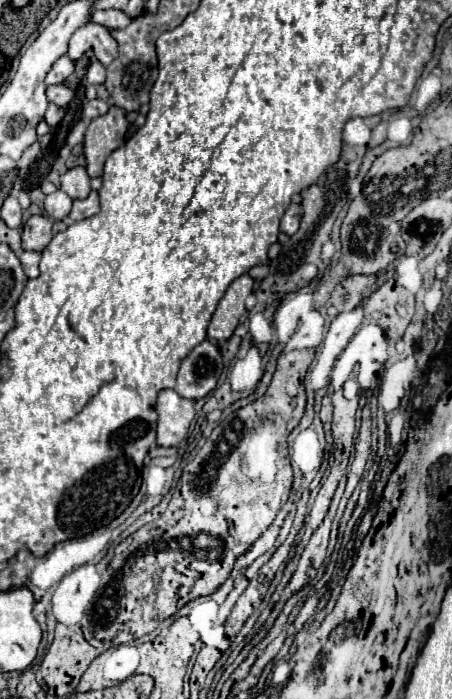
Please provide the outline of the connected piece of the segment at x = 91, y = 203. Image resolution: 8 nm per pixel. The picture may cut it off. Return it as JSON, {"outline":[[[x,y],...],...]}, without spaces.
{"outline":[[[92,190],[88,198],[84,198],[84,200],[74,200],[70,218],[72,218],[72,220],[84,220],[84,218],[94,216],[96,212],[100,212],[100,200],[98,200],[98,192]]]}

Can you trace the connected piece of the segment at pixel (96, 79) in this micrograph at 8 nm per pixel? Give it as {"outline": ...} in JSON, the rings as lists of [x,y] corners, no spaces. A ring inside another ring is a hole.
{"outline":[[[94,60],[86,72],[86,78],[90,84],[102,84],[106,78],[106,68],[98,60]]]}

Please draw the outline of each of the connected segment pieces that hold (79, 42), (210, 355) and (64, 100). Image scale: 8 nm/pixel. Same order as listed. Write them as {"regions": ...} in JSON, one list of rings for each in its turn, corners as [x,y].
{"regions":[[[[88,22],[84,26],[80,26],[74,36],[70,38],[70,46],[68,46],[68,56],[72,60],[78,60],[86,50],[94,50],[96,58],[108,66],[116,56],[118,56],[118,44],[112,38],[112,30],[96,24],[96,22]]],[[[204,340],[182,360],[174,390],[188,400],[204,398],[218,384],[222,368],[224,362],[218,344]]],[[[64,84],[48,86],[46,94],[48,94],[48,100],[54,102],[54,104],[58,104],[58,106],[66,106],[72,100],[72,96],[74,96],[74,92],[68,86],[64,86]]]]}

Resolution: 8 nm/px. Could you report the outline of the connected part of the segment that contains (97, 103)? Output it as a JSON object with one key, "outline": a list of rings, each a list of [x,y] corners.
{"outline":[[[98,98],[88,100],[82,109],[82,115],[90,120],[98,118],[98,116],[102,116],[106,112],[108,112],[108,102],[104,102],[104,100]]]}

